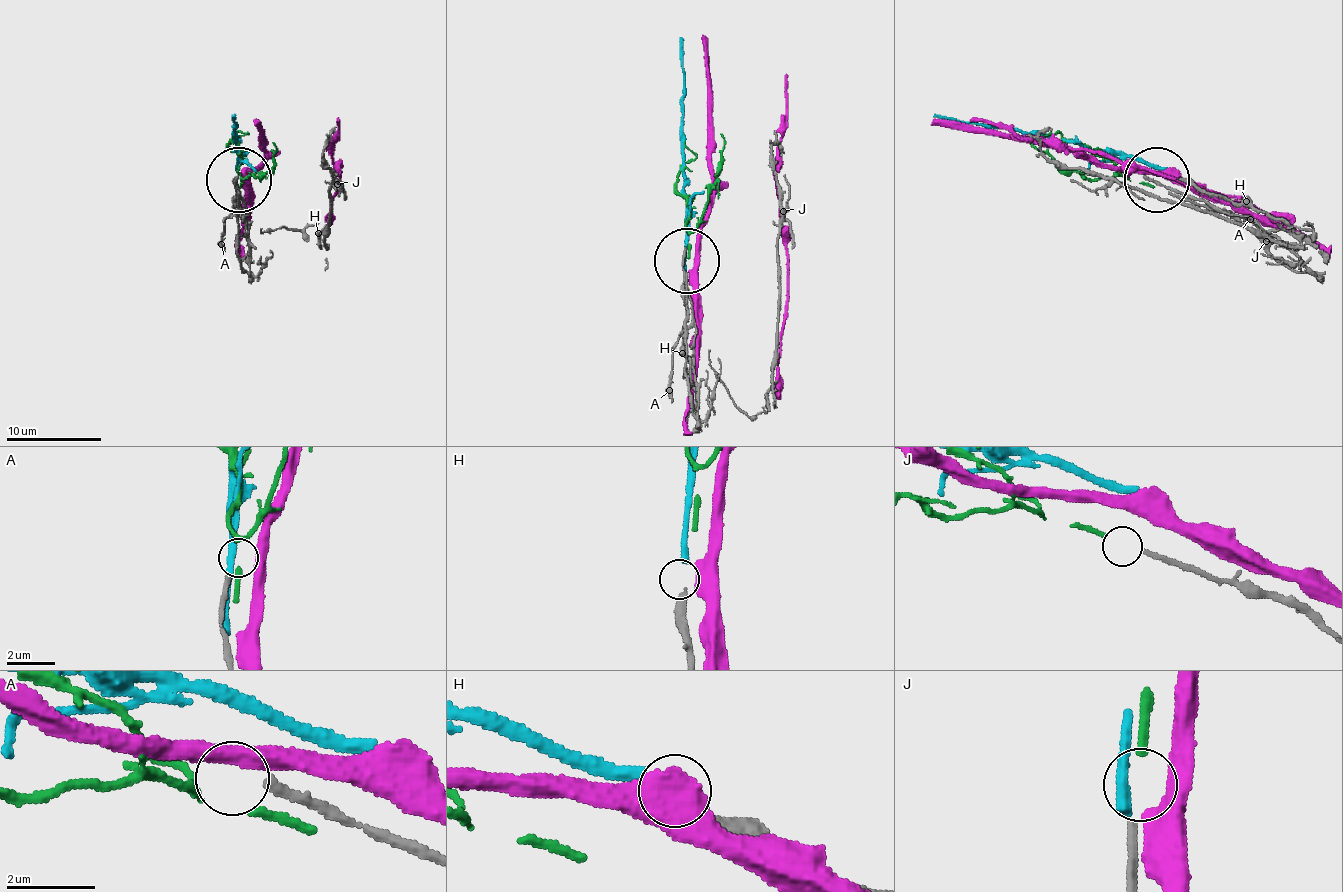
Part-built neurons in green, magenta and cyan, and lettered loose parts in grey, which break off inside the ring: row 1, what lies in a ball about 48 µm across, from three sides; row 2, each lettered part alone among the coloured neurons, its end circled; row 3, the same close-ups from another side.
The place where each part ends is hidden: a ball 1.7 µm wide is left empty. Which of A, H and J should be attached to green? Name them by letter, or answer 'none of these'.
J

